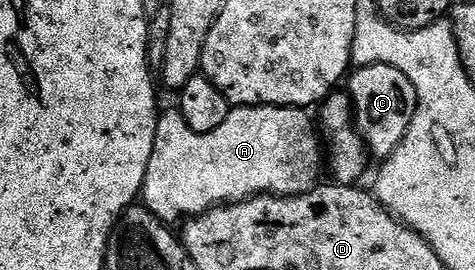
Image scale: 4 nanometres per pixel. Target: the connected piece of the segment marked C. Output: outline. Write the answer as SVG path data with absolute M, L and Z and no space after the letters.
M374 63L371 67L356 67L347 83L356 130L364 136L364 142L375 158L377 155L380 161L387 160L395 153L397 145L406 137L408 126L414 121L416 90L410 85L410 77L390 65Z

